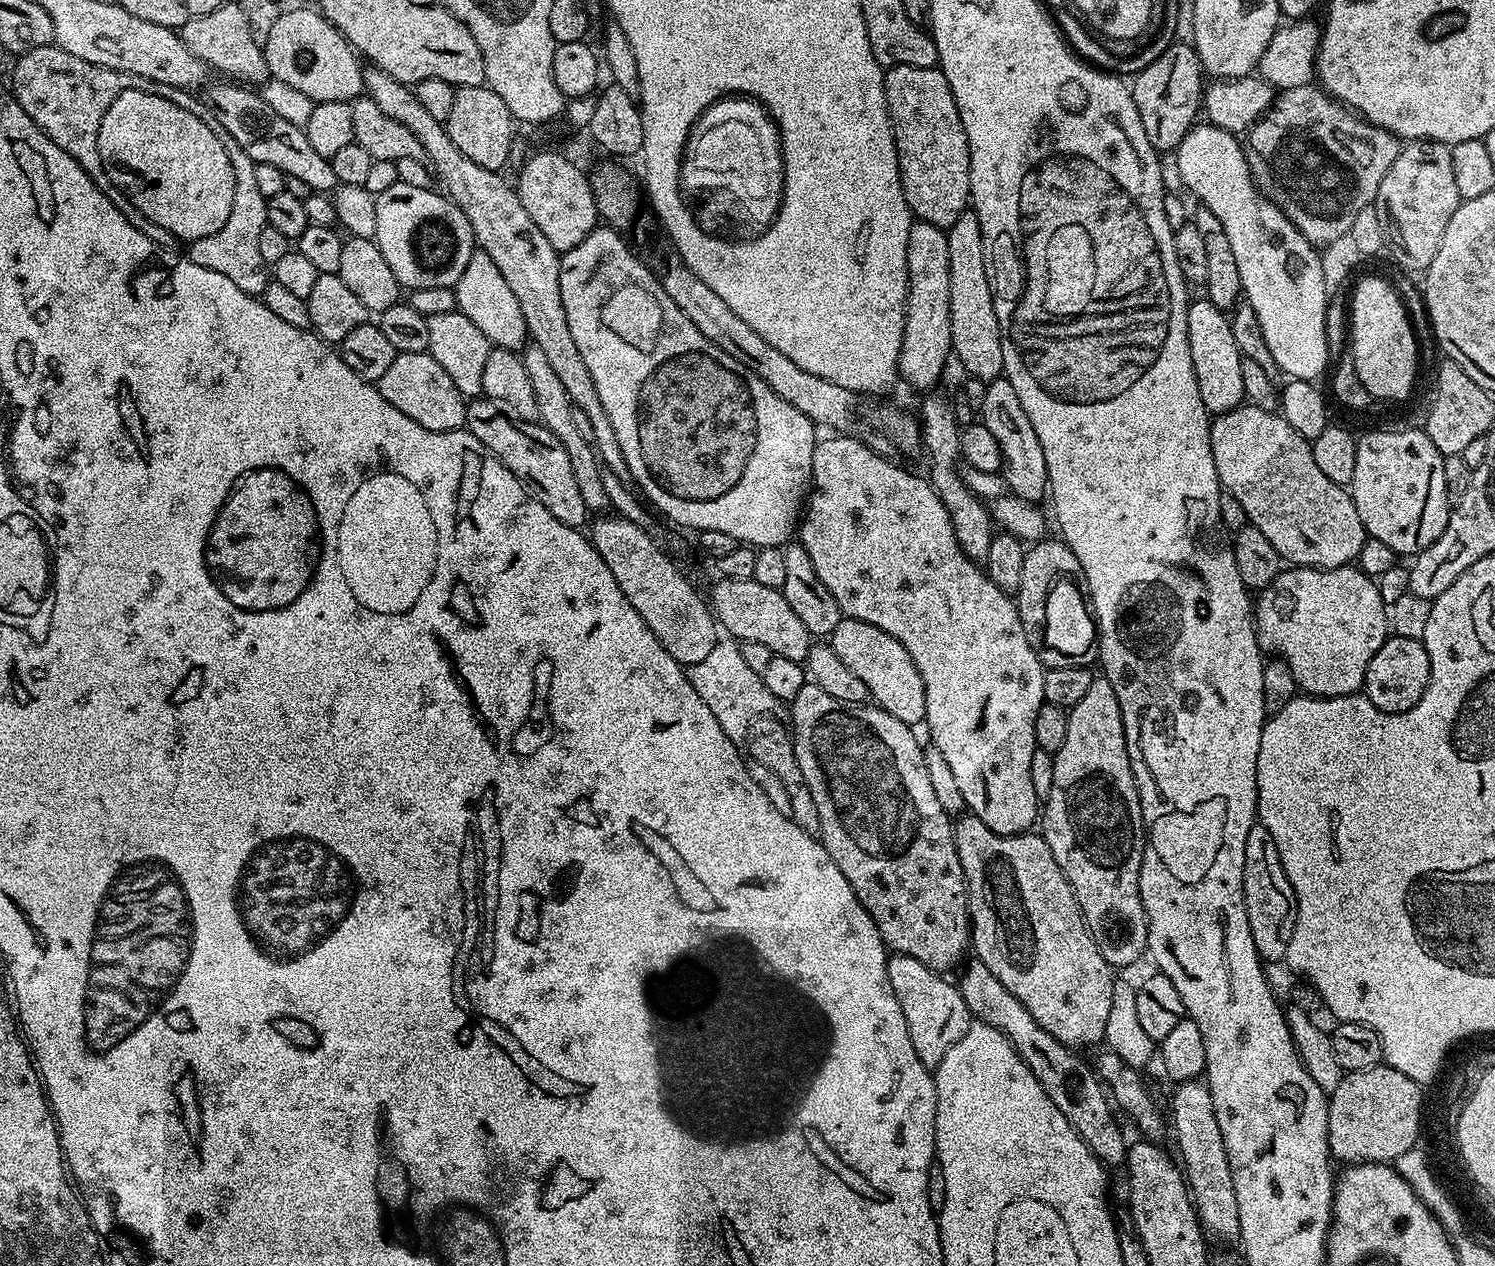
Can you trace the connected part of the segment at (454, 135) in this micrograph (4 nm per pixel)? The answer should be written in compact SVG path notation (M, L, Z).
M484 84L457 87L454 106L450 109L446 127L454 146L458 146L458 150L462 150L462 154L466 154L470 162L478 162L478 166L486 166L486 170L500 172L503 164L512 160L514 121L506 102L502 102L502 98L498 98L492 88Z

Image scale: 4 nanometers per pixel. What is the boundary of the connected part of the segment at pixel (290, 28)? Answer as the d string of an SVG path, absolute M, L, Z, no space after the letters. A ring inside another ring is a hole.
M315 7L281 11L262 47L271 79L287 82L294 90L306 94L306 98L317 102L351 102L364 92L364 74L357 53Z

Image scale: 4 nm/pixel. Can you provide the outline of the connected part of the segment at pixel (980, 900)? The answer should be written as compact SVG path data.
M971 814L961 815L955 821L954 831L958 862L962 862L964 881L968 883L970 944L974 952L976 948L975 959L981 960L986 970L1030 1010L1030 1018L1034 1018L1042 1030L1054 1034L1067 1048L1081 1050L1091 1044L1099 1045L1106 1034L1110 1015L1114 968L1102 958L1092 941L1074 890L1058 862L1054 862L1054 854L1050 854L1050 846L1043 835L1036 833L1035 836L1032 830L1017 836L994 834L986 822Z

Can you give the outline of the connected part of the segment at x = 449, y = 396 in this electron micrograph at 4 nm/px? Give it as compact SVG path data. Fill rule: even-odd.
M428 351L418 354L397 352L394 362L386 369L386 374L378 382L382 398L390 402L406 418L414 418L418 426L426 426L431 432L459 432L465 427L468 419L466 397L460 393L458 386Z

